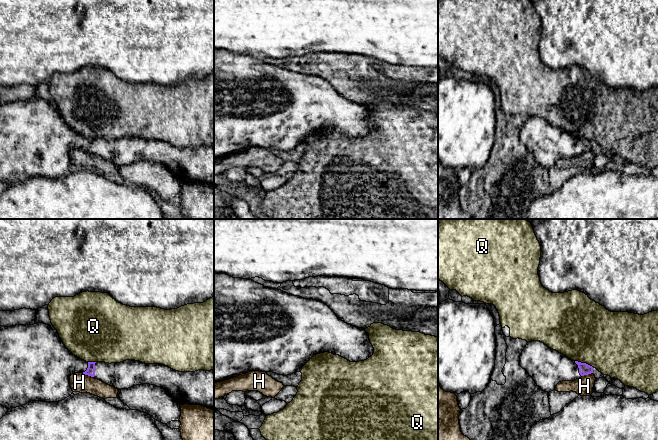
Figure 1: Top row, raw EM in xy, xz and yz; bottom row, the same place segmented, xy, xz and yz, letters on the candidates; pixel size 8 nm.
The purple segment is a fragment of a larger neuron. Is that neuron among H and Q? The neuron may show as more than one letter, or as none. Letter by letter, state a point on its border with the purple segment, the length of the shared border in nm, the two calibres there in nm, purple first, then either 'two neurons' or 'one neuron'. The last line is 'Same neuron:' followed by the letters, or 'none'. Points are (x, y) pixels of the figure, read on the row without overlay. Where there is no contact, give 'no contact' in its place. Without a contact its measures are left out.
H: meets purple in xy at (88, 151); contact 100 nm long; 70 nm thick on the purple side, 160 nm on the other; two neurons
Q: meets purple in yz at (584, 139); contact 160 nm long; 100 nm thick on the purple side, 480 nm on the other; two neurons
Same neuron: none

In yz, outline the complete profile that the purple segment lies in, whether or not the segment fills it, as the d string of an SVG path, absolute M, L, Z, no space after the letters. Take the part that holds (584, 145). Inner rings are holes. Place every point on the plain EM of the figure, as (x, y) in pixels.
M530 117L520 132L520 142L545 168L555 166L562 157L574 157L593 149L593 143L573 137L540 117Z

